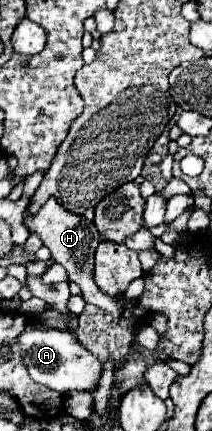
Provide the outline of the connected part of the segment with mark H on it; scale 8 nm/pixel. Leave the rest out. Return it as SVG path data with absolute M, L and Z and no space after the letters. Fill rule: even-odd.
M49 197L47 203L35 215L25 209L23 223L29 229L29 233L35 233L35 235L41 237L43 245L49 247L53 259L67 269L69 281L73 281L73 283L77 283L81 287L83 299L87 303L97 305L99 309L103 309L105 313L109 313L115 319L121 317L123 309L119 305L119 299L117 297L111 297L109 293L103 293L95 285L95 281L93 281L93 255L95 255L95 249L97 249L101 237L99 237L99 233L97 233L97 229L95 229L95 225L91 221L85 221L85 217L81 217L81 215L73 215L55 197Z

